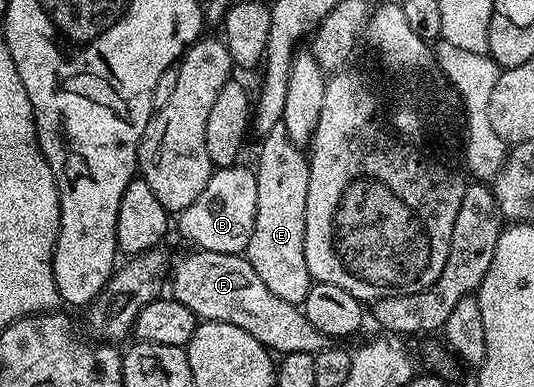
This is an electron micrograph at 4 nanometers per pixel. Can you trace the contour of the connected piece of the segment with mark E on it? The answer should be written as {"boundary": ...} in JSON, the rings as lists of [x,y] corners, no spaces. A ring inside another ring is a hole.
{"boundary":[[[283,122],[273,125],[273,129],[269,129],[269,133],[262,136],[260,143],[263,144],[259,147],[259,167],[256,166],[254,168],[254,173],[257,177],[257,221],[253,229],[253,237],[249,241],[245,252],[245,258],[251,262],[253,269],[257,269],[257,277],[261,277],[261,281],[265,281],[269,293],[277,293],[277,297],[281,297],[281,301],[289,301],[296,305],[302,305],[313,282],[311,274],[309,273],[309,265],[305,265],[305,197],[309,197],[309,169],[311,168],[309,155],[300,144],[291,140],[289,133],[285,133],[285,125]]]}

